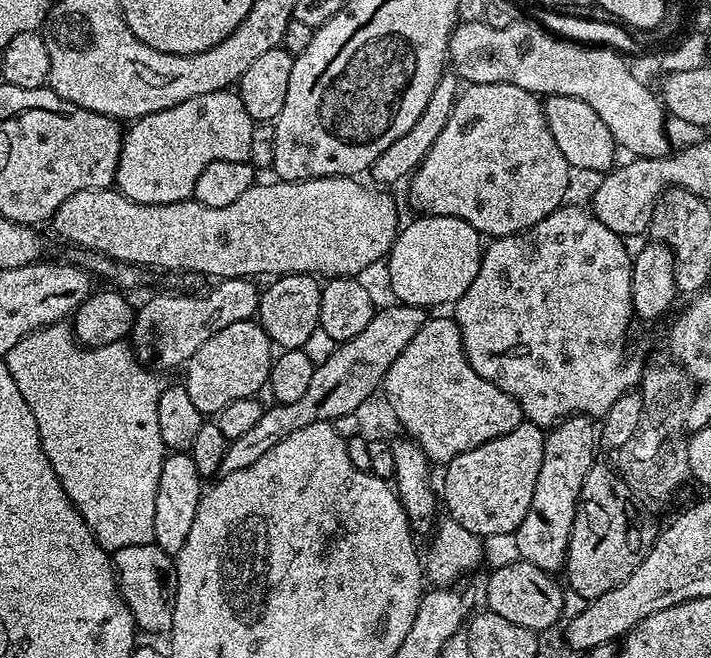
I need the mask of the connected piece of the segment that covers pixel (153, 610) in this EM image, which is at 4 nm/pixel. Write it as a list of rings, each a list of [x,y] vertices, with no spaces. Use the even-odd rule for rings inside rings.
[[[155,542],[142,546],[122,546],[111,553],[116,569],[116,583],[126,606],[136,619],[137,629],[144,632],[171,633],[176,601],[176,562]]]

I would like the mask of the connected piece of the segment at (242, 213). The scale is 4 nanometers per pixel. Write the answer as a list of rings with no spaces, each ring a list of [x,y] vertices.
[[[323,176],[322,178],[314,178],[313,180],[280,180],[276,184],[263,184],[257,182],[252,185],[252,189],[246,194],[239,196],[234,202],[230,202],[230,206],[225,208],[207,208],[198,203],[197,200],[191,198],[172,198],[169,199],[169,208],[165,206],[146,206],[142,202],[134,202],[130,198],[123,196],[118,190],[93,190],[91,192],[79,192],[74,194],[71,200],[62,202],[62,206],[58,206],[55,216],[52,217],[51,227],[56,227],[56,232],[64,240],[69,240],[69,245],[77,248],[89,248],[95,252],[100,252],[104,256],[110,256],[114,260],[119,260],[122,264],[139,264],[141,266],[149,266],[156,268],[161,264],[164,268],[176,272],[181,268],[184,274],[201,274],[200,272],[217,272],[220,280],[235,280],[241,274],[256,274],[252,272],[272,272],[271,274],[287,274],[289,272],[306,272],[315,274],[317,277],[323,276],[325,272],[328,274],[347,274],[353,278],[359,277],[362,270],[366,270],[366,266],[375,260],[382,260],[387,257],[392,248],[392,244],[396,240],[398,229],[401,227],[402,220],[396,213],[396,200],[391,196],[391,191],[385,190],[383,187],[373,187],[371,183],[363,184],[363,179],[355,176]]]

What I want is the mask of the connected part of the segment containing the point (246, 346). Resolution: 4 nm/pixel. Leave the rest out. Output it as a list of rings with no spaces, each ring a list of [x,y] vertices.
[[[255,319],[243,320],[242,322],[234,322],[234,326],[226,326],[226,330],[218,330],[218,334],[214,334],[210,338],[206,338],[206,342],[202,342],[202,346],[198,346],[198,350],[190,357],[186,365],[188,377],[182,380],[185,390],[190,394],[190,402],[194,402],[194,406],[198,406],[198,410],[205,414],[215,414],[222,410],[222,406],[230,406],[230,402],[238,402],[238,398],[250,398],[259,393],[259,388],[263,389],[268,383],[268,375],[272,369],[274,359],[274,345],[272,339],[266,334],[266,330],[262,330],[262,326]]]

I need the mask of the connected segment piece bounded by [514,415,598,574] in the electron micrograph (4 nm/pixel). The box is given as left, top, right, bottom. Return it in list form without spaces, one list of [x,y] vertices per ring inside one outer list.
[[[568,416],[553,424],[544,438],[542,470],[538,470],[534,498],[530,498],[530,510],[526,510],[526,518],[522,518],[514,533],[519,559],[543,572],[559,573],[568,559],[568,535],[572,533],[582,482],[597,459],[598,428],[592,424],[595,423],[587,416]]]

